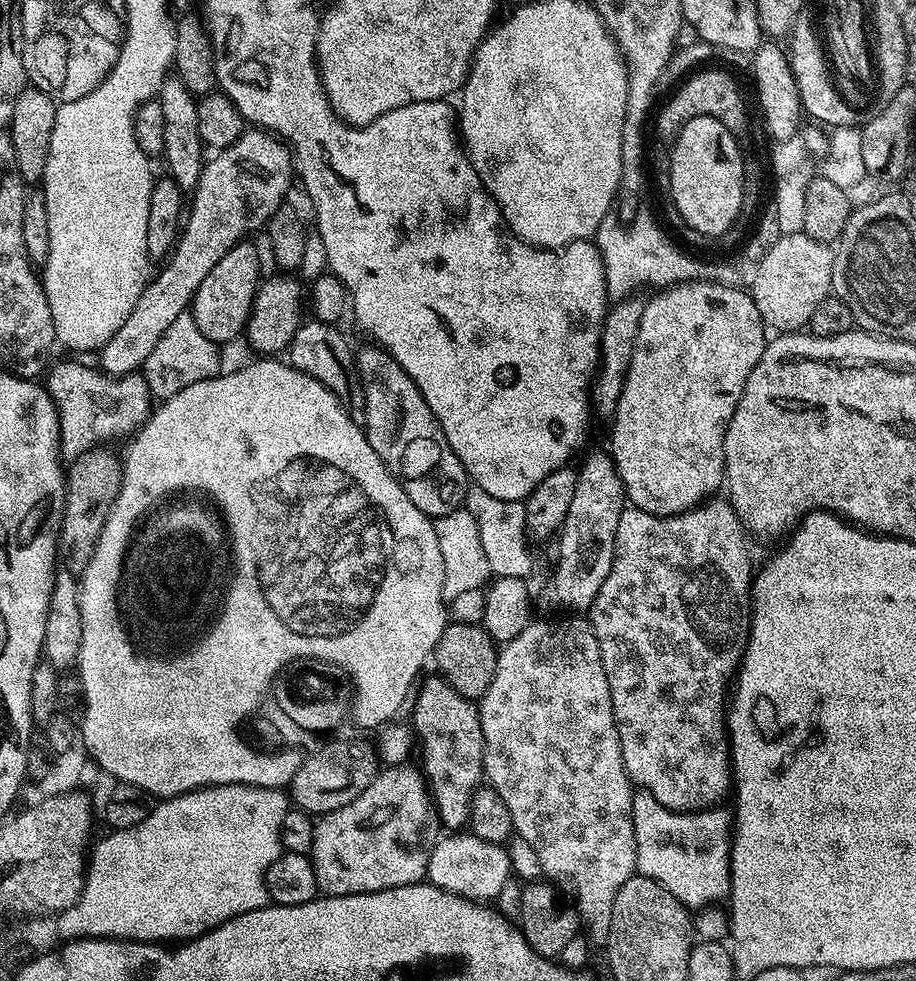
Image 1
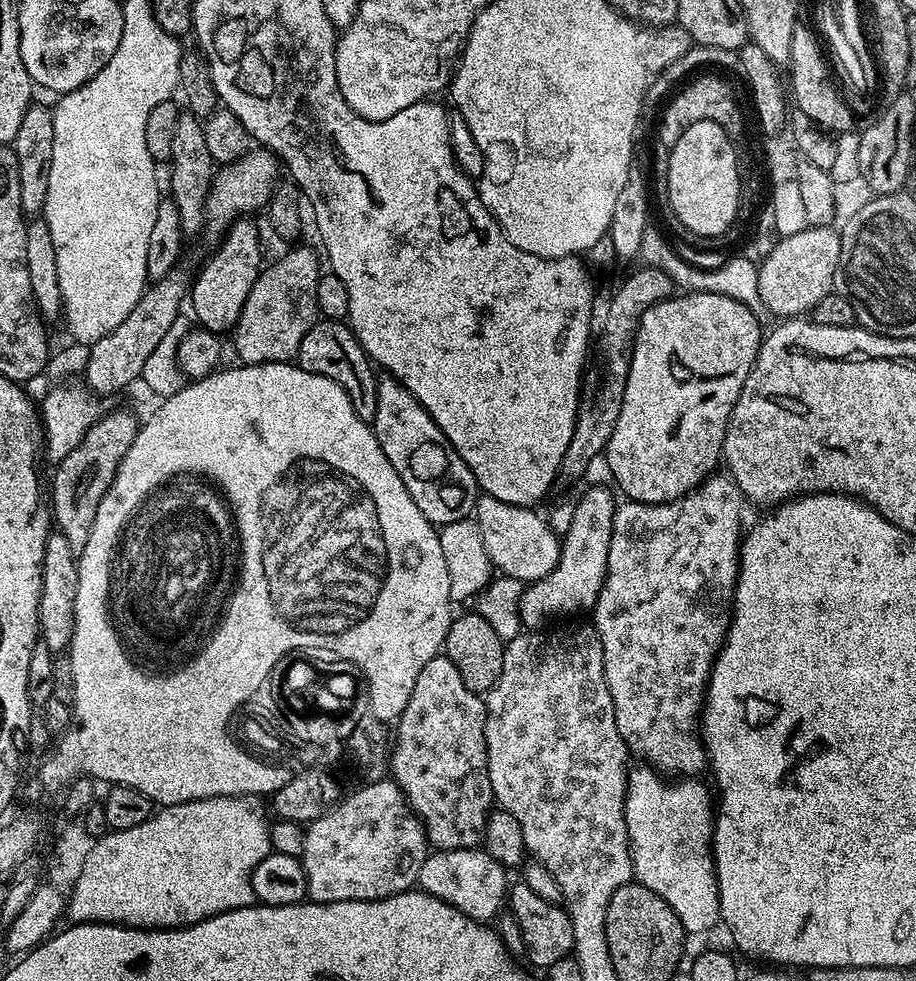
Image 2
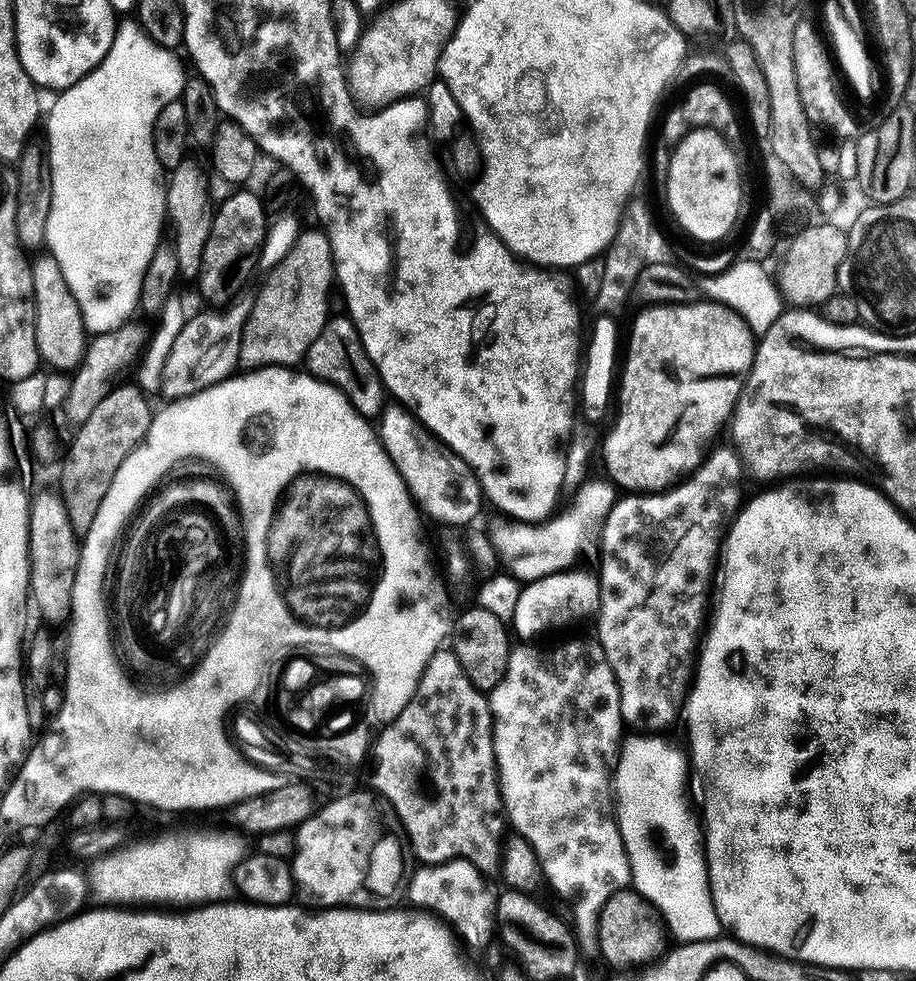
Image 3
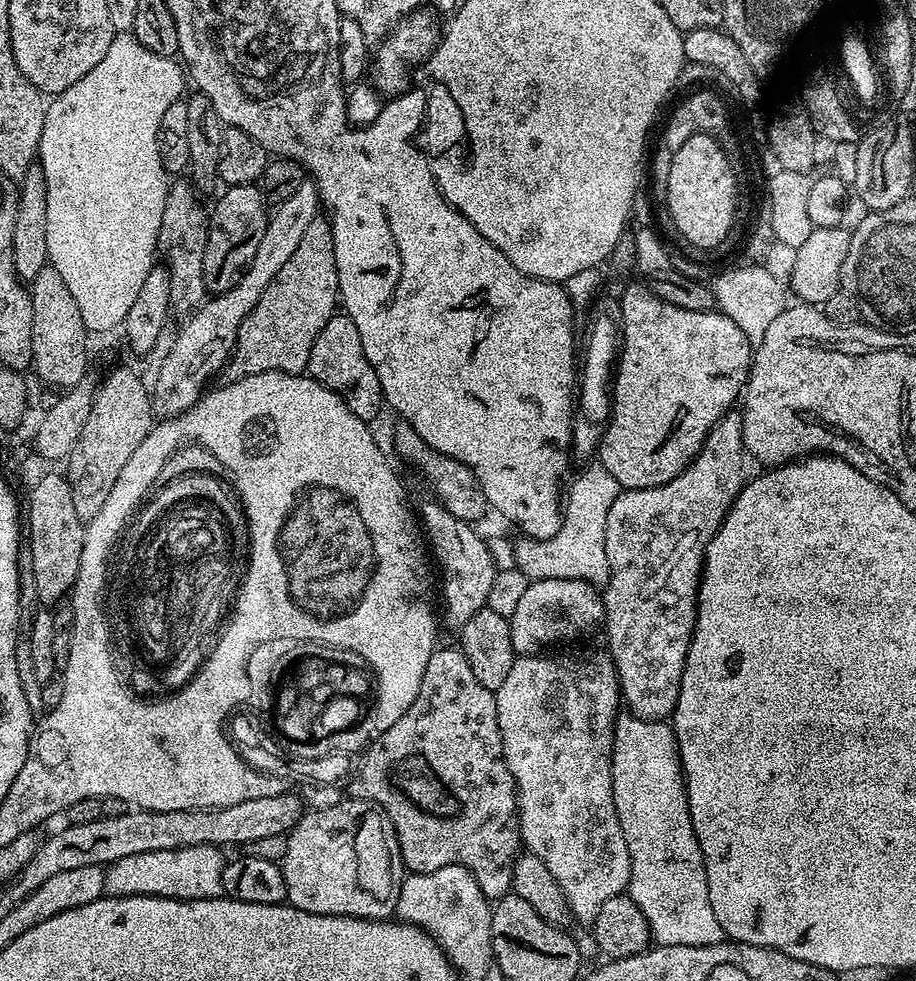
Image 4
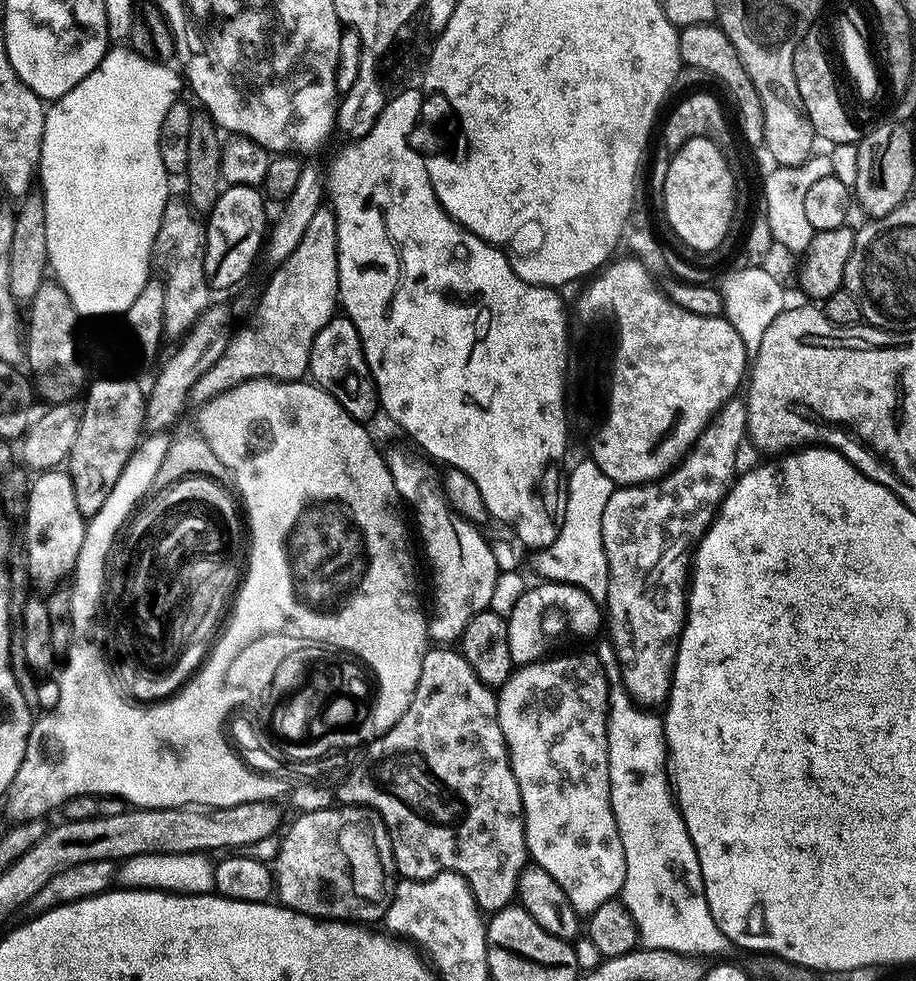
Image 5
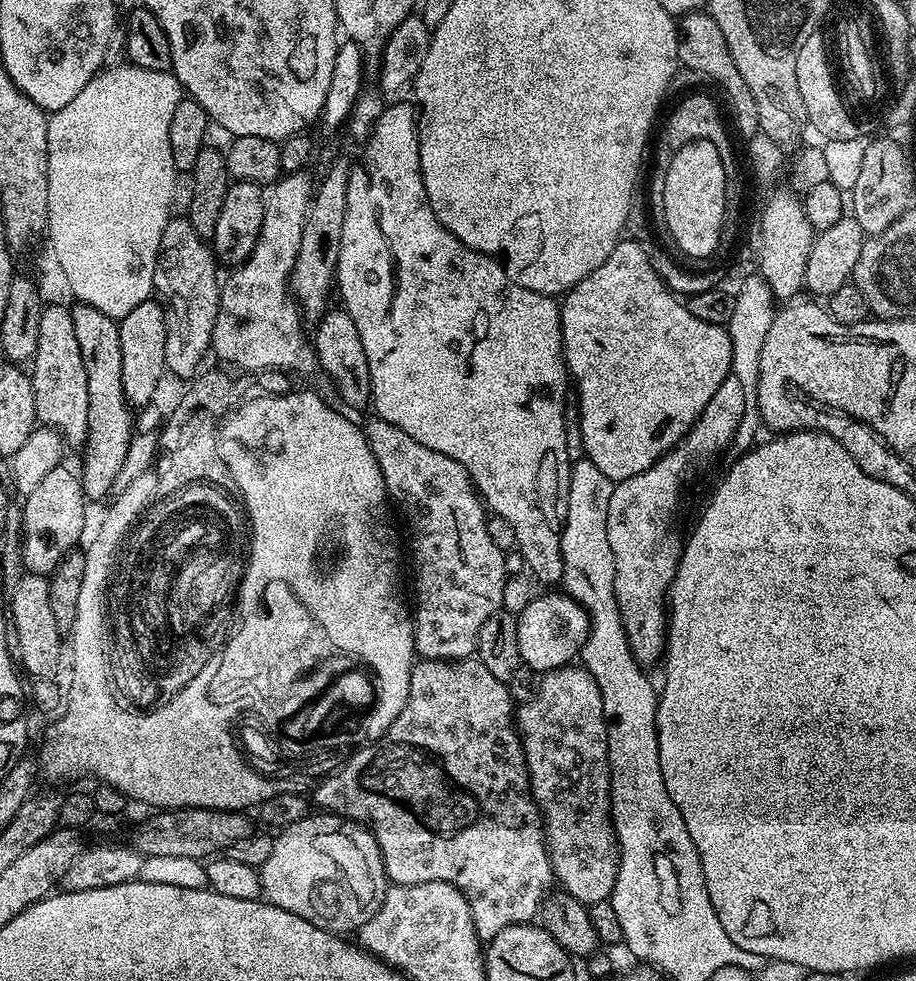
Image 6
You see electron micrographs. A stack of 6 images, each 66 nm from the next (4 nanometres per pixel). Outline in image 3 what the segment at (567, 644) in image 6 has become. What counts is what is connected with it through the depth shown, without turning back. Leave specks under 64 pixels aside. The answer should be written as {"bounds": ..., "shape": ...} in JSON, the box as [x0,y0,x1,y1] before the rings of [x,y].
{"bounds":[510,570,600,642],"shape":[[[565,570],[549,572],[541,580],[529,580],[518,594],[518,604],[510,623],[513,633],[520,635],[524,642],[540,638],[543,632],[551,628],[564,628],[567,624],[576,624],[579,620],[595,617],[600,610],[600,578],[595,571],[576,572]]]}

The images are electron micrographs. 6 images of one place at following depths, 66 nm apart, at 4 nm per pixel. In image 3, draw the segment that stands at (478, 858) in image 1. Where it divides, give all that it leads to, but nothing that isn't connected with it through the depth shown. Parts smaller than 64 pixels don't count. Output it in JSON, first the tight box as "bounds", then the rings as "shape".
{"bounds":[406,860,497,948],"shape":[[[448,860],[444,864],[429,864],[420,866],[411,873],[406,884],[407,899],[412,899],[417,909],[427,910],[446,921],[455,930],[456,934],[474,948],[484,948],[494,938],[494,929],[497,927],[496,897],[497,893],[487,884],[485,873],[479,872],[469,860]]]}

